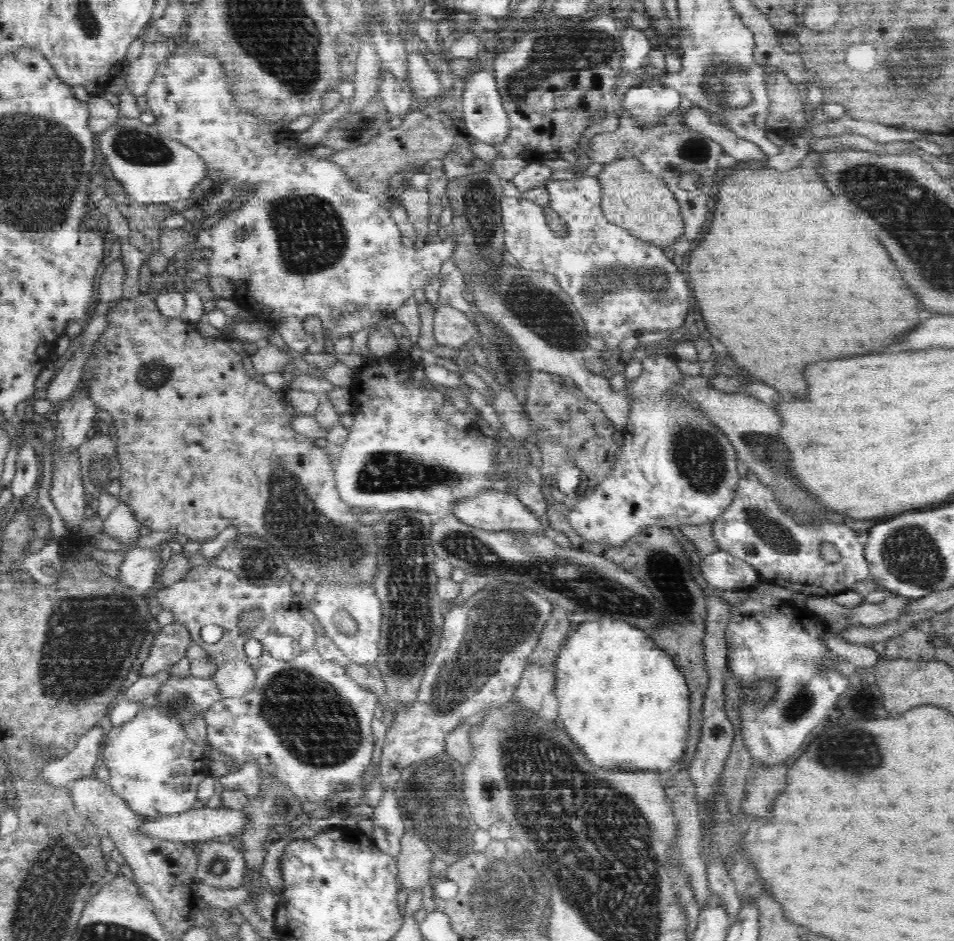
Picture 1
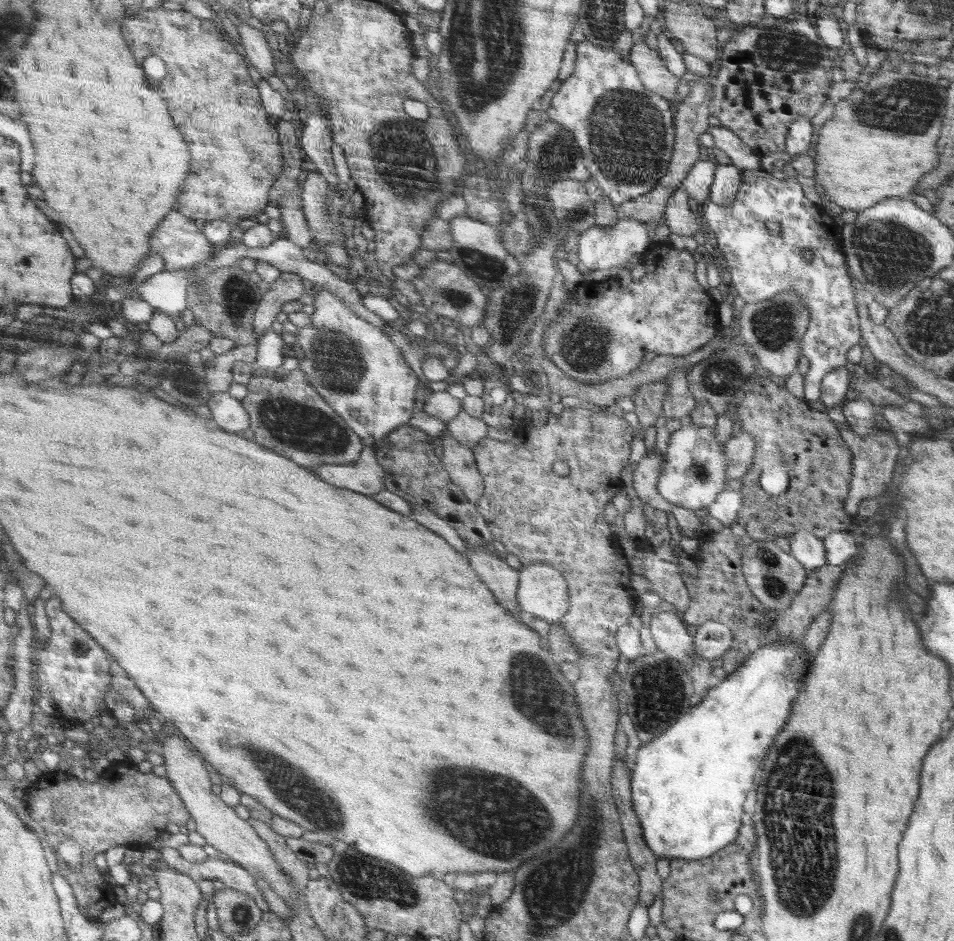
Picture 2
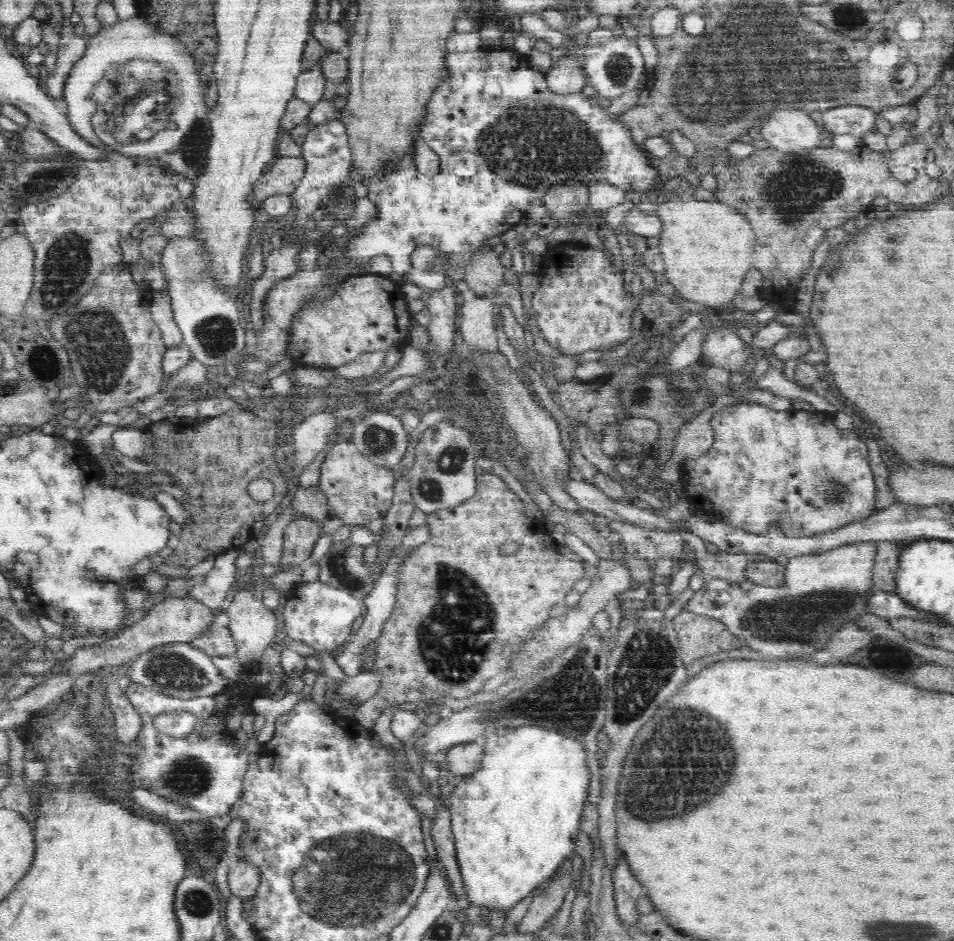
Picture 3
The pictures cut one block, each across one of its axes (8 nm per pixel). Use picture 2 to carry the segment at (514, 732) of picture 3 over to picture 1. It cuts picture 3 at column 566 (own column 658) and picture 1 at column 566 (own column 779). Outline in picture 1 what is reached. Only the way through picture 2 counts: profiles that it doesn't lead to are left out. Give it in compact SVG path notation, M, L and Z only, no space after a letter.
M598 619L592 622L586 621L579 624L568 634L566 642L559 650L554 664L555 685L553 694L558 698L560 704L560 720L564 724L566 734L574 740L576 746L586 754L586 758L604 770L618 770L625 772L639 772L640 770L650 772L662 772L667 774L668 770L685 755L686 743L689 736L689 712L690 695L685 676L681 674L679 668L673 663L672 657L668 656L660 647L656 646L649 635L638 627L630 626L627 622L616 619Z

